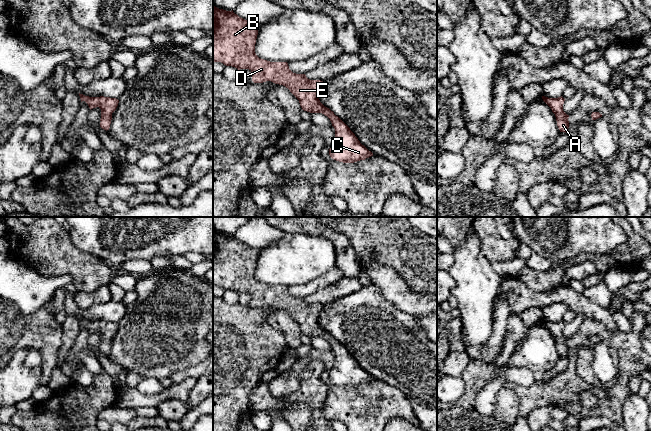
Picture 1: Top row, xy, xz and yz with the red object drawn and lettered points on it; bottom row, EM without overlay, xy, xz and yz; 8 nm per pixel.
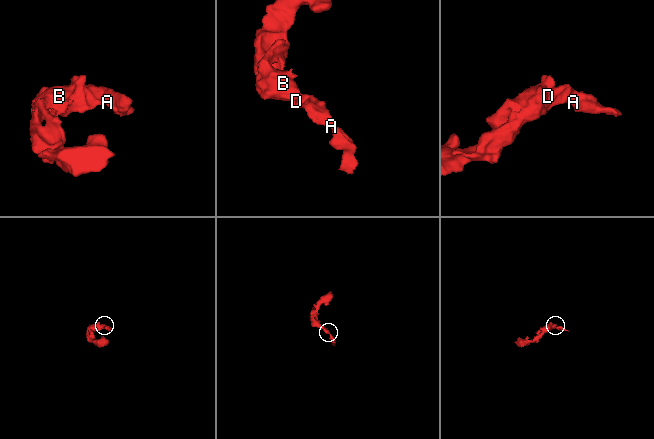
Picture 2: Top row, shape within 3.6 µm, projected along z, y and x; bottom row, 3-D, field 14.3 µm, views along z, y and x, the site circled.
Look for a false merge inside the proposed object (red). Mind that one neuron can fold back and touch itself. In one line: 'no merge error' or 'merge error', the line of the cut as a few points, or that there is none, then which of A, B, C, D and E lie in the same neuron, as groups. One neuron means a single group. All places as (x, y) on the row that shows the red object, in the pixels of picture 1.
no merge error; cut none; groups A B C D E

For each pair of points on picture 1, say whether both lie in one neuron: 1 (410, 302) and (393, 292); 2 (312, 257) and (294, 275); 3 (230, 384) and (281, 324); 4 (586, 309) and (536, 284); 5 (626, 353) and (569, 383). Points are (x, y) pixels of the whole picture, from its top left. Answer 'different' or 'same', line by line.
1: same
2: same
3: different
4: different
5: same

